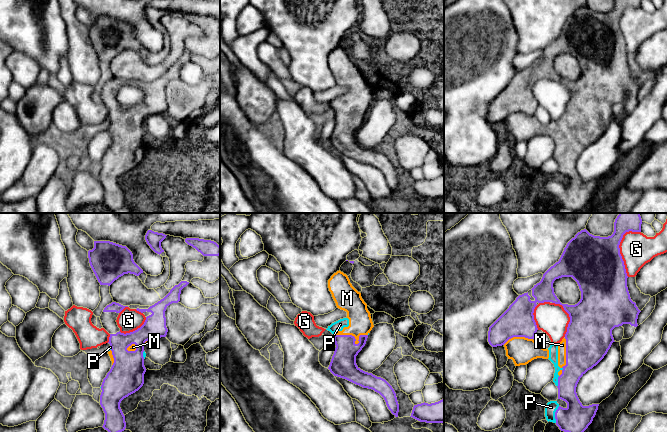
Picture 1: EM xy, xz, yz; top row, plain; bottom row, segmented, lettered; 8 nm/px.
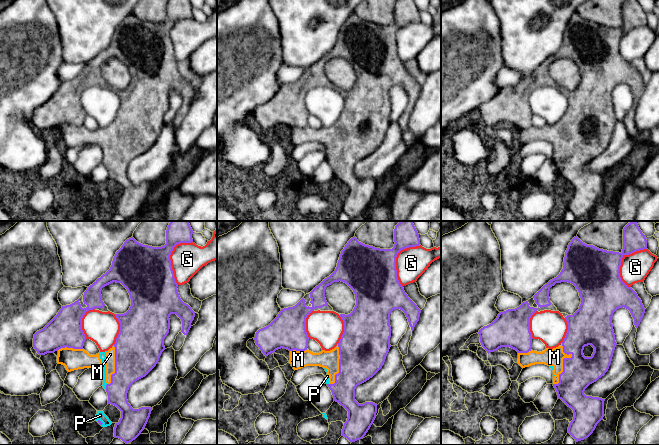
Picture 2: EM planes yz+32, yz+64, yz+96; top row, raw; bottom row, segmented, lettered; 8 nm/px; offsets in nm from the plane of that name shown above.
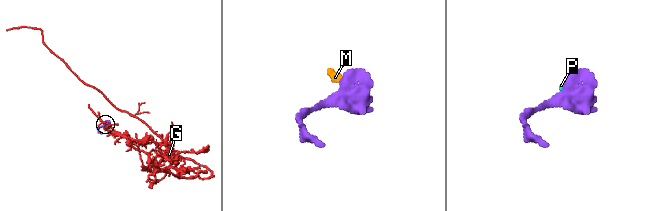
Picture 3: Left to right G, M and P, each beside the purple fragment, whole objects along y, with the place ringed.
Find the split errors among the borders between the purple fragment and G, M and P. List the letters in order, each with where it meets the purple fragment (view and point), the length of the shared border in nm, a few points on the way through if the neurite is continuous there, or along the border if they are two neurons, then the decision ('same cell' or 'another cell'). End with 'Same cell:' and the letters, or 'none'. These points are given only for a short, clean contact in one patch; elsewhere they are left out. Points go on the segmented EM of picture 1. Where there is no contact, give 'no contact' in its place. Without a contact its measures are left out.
G: yz (618, 247) | 380 nm | another cell
M: xz (351, 335) | 260 nm | same cell
P: yz (555, 414) | 140 nm | same cell
Same cell: M, P

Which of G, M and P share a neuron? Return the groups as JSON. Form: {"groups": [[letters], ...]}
{"groups": [["G"], ["M", "P"]]}

